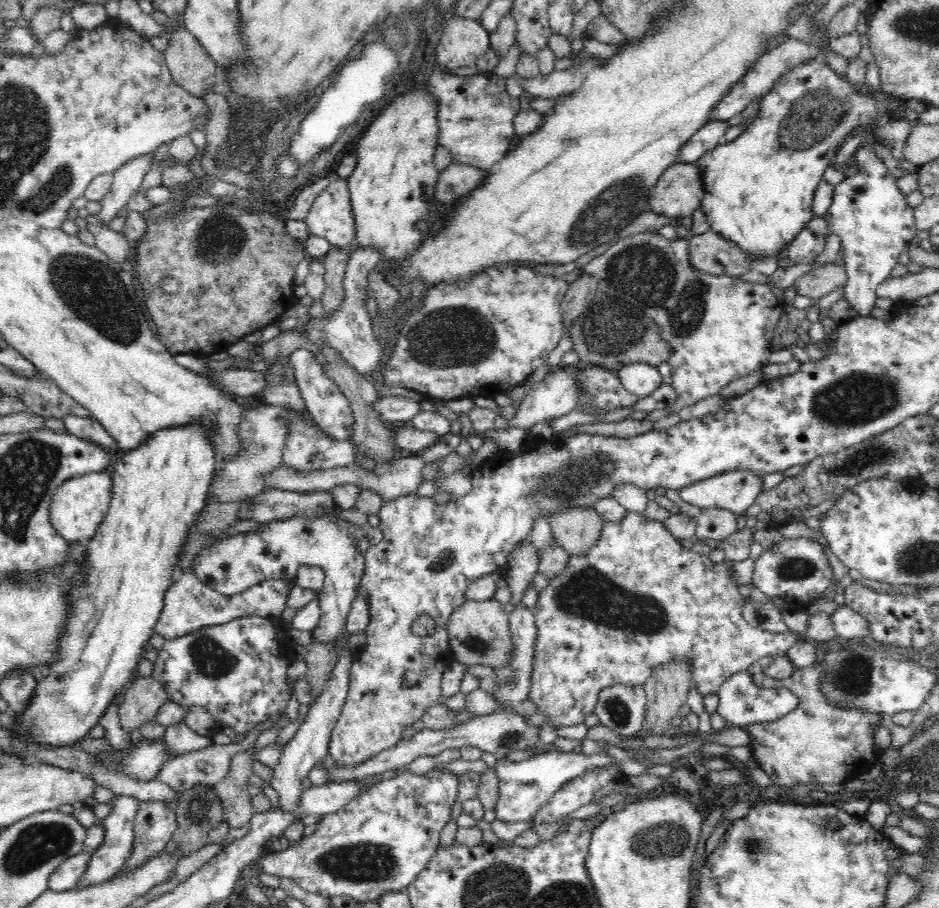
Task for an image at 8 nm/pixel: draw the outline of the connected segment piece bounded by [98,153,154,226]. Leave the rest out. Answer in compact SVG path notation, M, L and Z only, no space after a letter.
M152 153L143 154L128 160L113 172L110 192L100 201L101 211L98 215L103 220L103 226L108 226L109 222L116 217L118 210L127 206L128 200L140 188L144 176L150 172L152 160L154 160Z

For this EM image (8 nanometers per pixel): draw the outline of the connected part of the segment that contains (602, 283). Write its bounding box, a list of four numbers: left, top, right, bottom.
[585,233,784,415]

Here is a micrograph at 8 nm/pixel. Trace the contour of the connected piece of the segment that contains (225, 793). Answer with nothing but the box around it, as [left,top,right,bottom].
[212,747,257,828]

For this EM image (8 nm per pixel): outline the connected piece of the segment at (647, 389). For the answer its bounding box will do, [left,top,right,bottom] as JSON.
[616,362,662,398]

